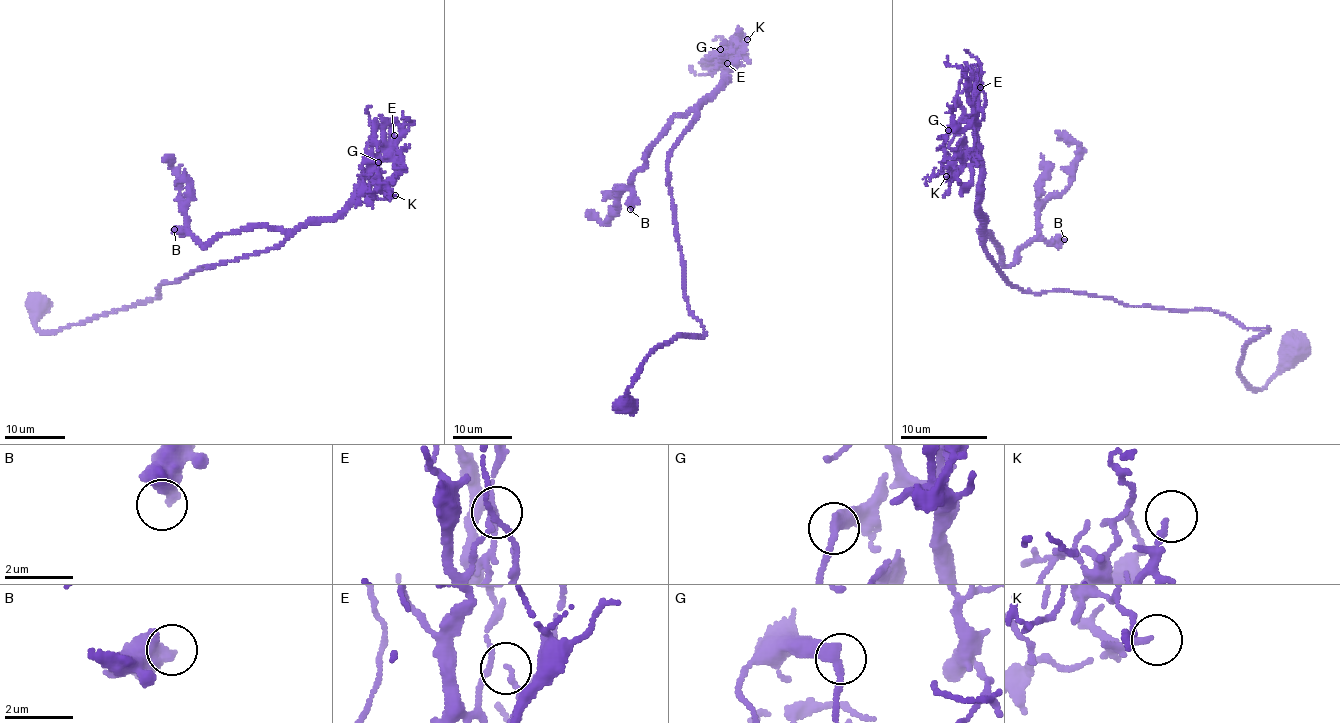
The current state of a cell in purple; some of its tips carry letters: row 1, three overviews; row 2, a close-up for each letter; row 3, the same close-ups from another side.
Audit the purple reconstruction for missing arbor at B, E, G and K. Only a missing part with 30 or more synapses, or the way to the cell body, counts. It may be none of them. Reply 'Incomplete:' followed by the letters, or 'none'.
Incomplete: B

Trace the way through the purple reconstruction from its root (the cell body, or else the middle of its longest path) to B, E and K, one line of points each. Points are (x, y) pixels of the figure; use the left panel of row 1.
B: (204, 267), (272, 249), (286, 235), (275, 228), (256, 225), (224, 233), (203, 247), (187, 230), (174, 229)
E: (204, 267), (216, 267), (268, 251), (307, 225), (327, 222), (344, 208), (365, 172), (392, 149), (394, 135)
K: (204, 267), (268, 251), (307, 225), (327, 222), (344, 208), (366, 178), (378, 182), (387, 195), (395, 195)

